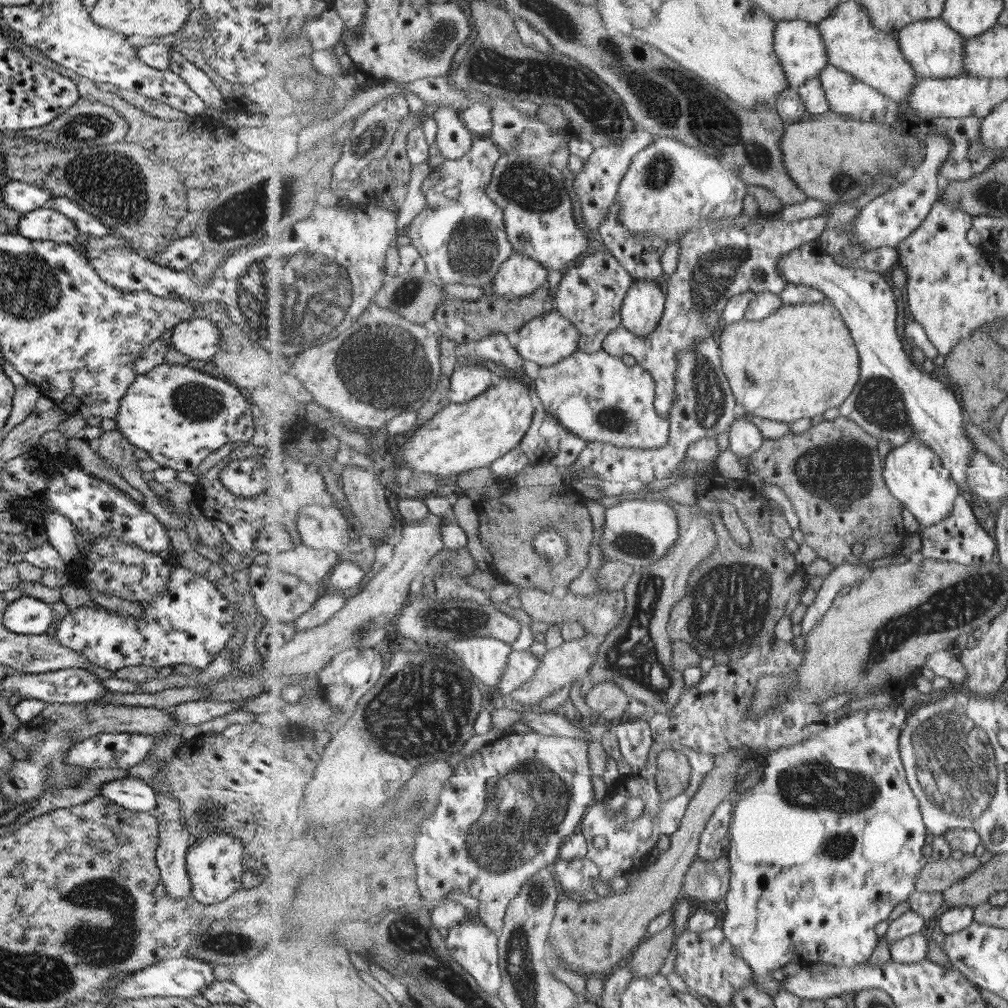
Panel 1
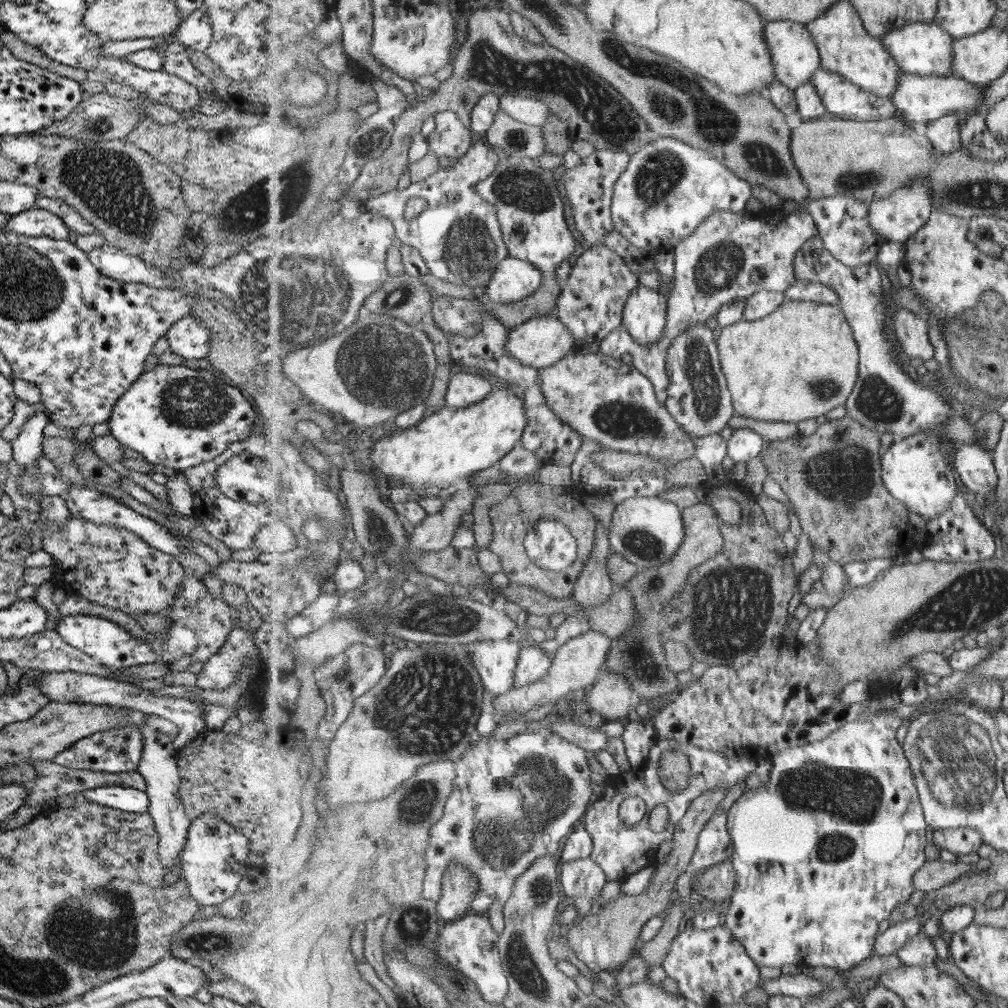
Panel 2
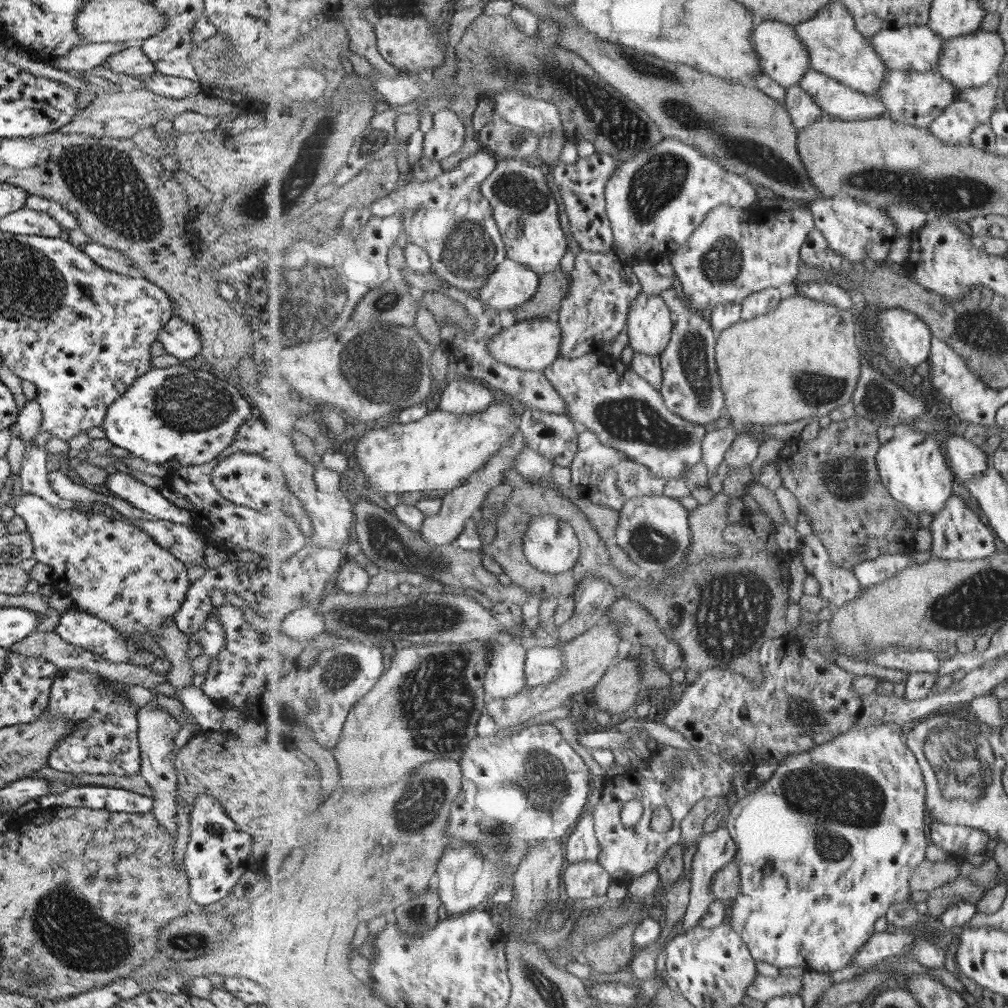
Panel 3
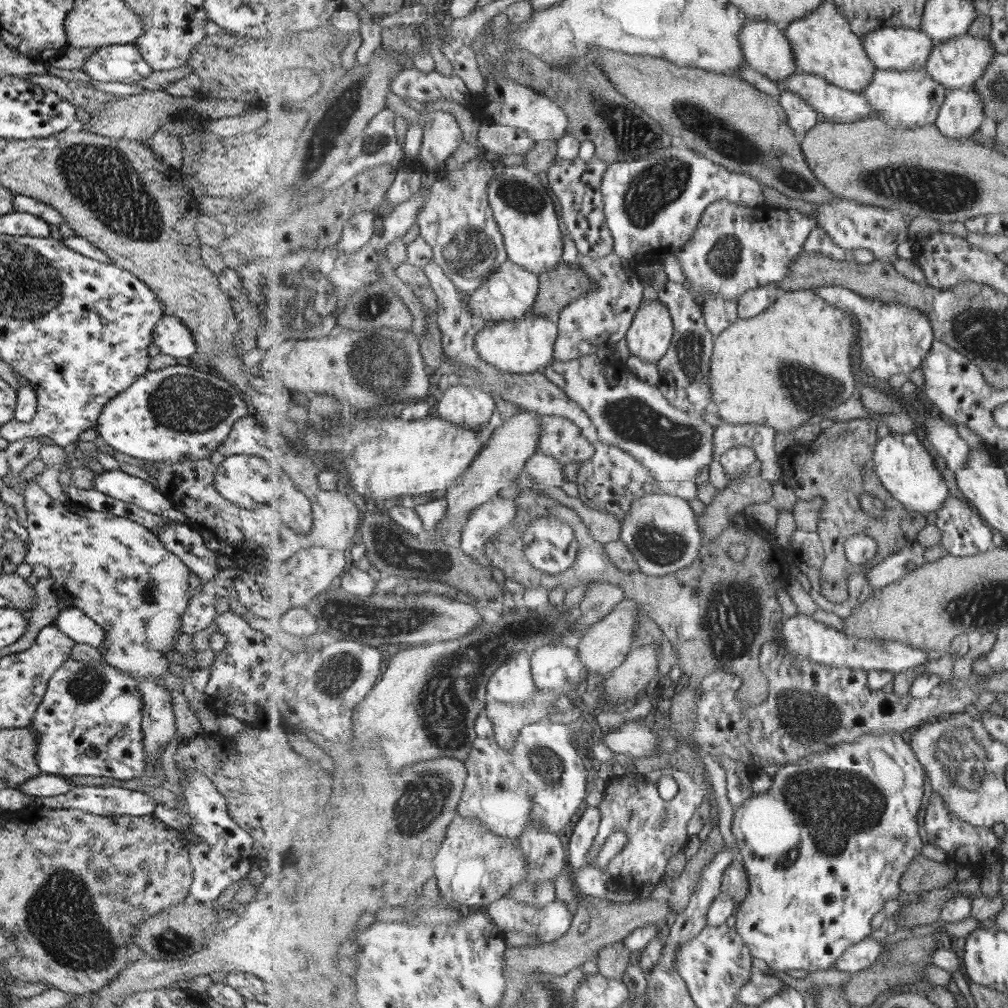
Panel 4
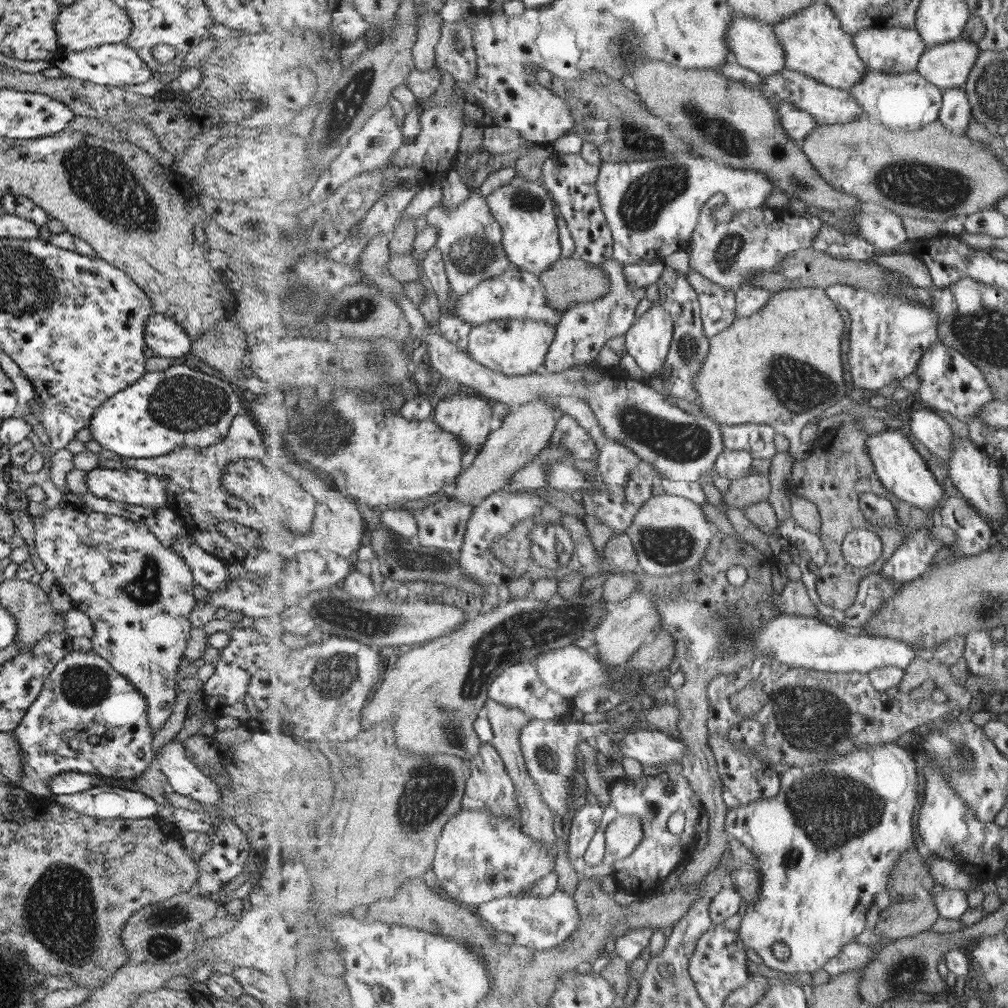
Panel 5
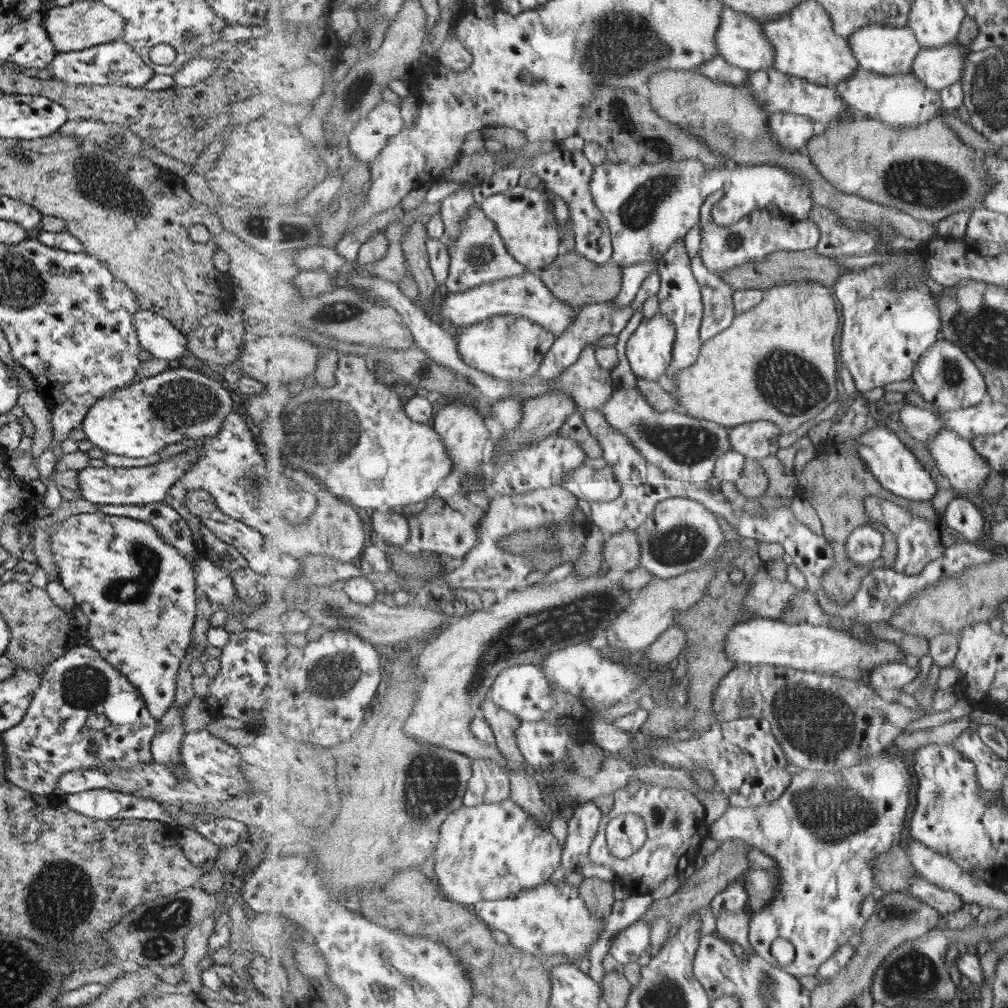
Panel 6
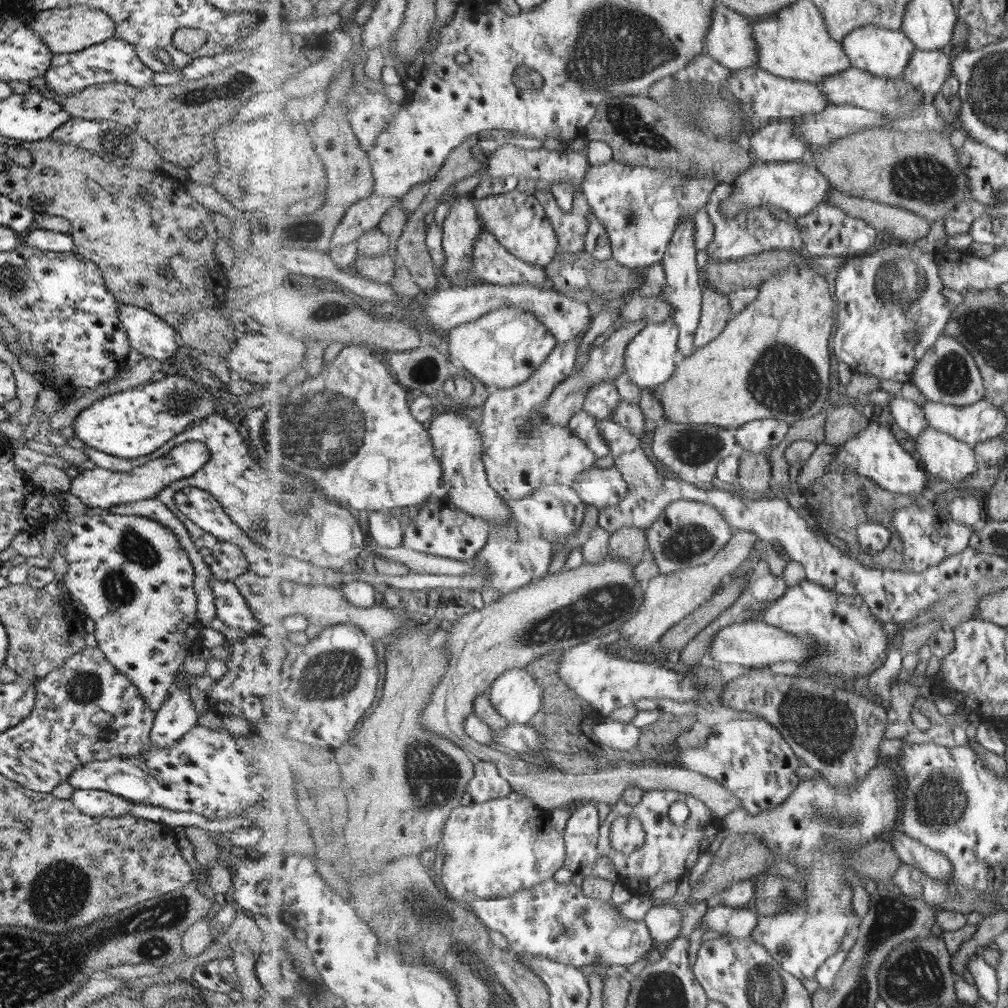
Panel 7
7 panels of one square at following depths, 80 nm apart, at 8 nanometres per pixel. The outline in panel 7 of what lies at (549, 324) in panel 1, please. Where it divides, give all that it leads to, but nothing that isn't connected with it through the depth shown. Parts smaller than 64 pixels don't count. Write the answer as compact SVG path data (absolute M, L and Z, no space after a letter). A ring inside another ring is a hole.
M507 305L446 333L446 352L491 390L523 385L536 374L536 370L552 355L559 343L551 329L535 313Z

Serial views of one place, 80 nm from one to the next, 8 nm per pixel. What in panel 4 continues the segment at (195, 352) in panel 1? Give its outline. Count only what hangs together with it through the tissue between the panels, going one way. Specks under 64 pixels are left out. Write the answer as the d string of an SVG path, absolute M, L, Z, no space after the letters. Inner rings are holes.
M163 315L153 326L150 335L151 342L161 354L168 354L181 362L195 352L196 344L189 329L174 316Z

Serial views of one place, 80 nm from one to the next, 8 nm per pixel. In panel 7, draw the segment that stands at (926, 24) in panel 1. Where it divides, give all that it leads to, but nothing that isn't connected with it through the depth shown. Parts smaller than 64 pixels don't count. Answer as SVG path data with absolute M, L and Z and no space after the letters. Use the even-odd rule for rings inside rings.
M875 24L856 28L855 31L849 33L842 40L842 44L853 67L860 68L881 78L903 76L913 58L913 54L917 50L915 42L902 29L894 31Z

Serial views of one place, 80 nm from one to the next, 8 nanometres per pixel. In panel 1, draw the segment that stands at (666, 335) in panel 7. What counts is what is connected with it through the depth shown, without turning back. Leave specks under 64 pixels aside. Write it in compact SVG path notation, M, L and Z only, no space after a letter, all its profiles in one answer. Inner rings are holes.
M637 280L621 308L622 324L637 336L649 336L660 326L666 295L654 280Z

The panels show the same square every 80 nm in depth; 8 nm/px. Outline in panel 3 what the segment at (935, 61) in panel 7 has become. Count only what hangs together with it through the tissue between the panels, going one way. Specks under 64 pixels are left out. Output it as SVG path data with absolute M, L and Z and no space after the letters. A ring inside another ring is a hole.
M980 31L947 39L937 71L943 75L945 80L959 89L974 89L984 87L996 80L1005 58L1007 58L1005 41L998 31Z

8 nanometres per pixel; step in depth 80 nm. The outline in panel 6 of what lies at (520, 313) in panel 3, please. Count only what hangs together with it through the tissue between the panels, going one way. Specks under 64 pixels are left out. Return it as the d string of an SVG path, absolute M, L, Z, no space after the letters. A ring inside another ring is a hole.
M579 252L560 254L540 275L559 300L578 308L613 301L621 294L624 283L624 269L613 260L596 263Z

